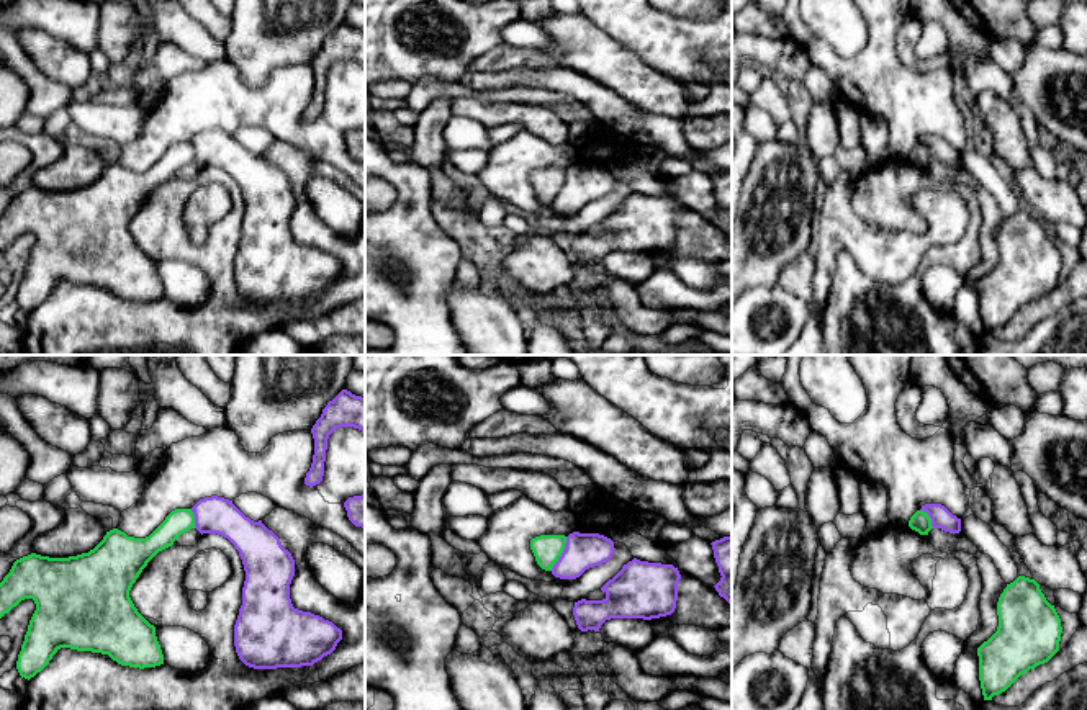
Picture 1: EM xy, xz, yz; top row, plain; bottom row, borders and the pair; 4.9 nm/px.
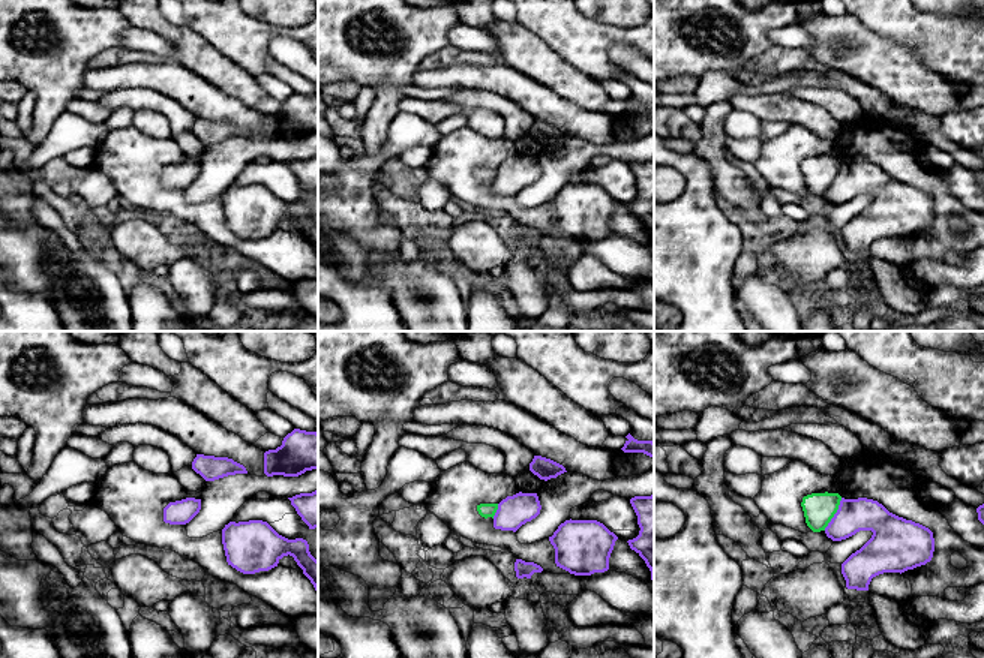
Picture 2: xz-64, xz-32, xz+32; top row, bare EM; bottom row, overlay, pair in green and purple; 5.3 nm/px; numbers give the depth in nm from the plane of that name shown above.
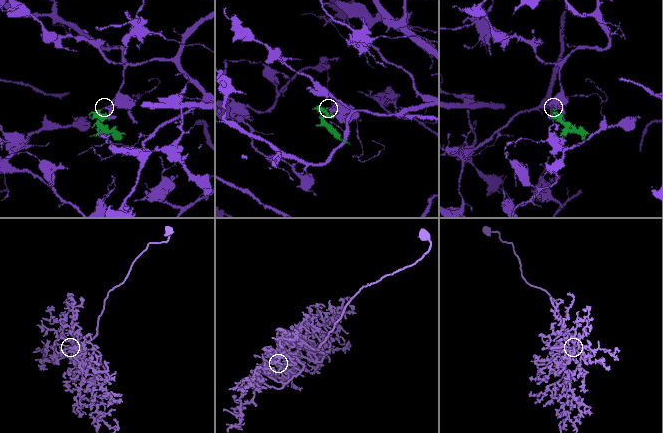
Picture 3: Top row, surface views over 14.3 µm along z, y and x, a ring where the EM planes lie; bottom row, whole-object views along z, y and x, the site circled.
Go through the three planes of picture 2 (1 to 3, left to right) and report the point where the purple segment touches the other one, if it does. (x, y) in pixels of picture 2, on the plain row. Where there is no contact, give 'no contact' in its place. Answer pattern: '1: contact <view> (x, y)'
1: no contact
2: contact xz-32 (495, 176)
3: contact xz+32 (834, 177)

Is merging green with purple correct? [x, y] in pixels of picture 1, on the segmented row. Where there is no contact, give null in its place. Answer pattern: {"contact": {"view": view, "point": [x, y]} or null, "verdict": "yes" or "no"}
{"contact": {"view": "xz", "point": [562, 552]}, "verdict": "no"}

